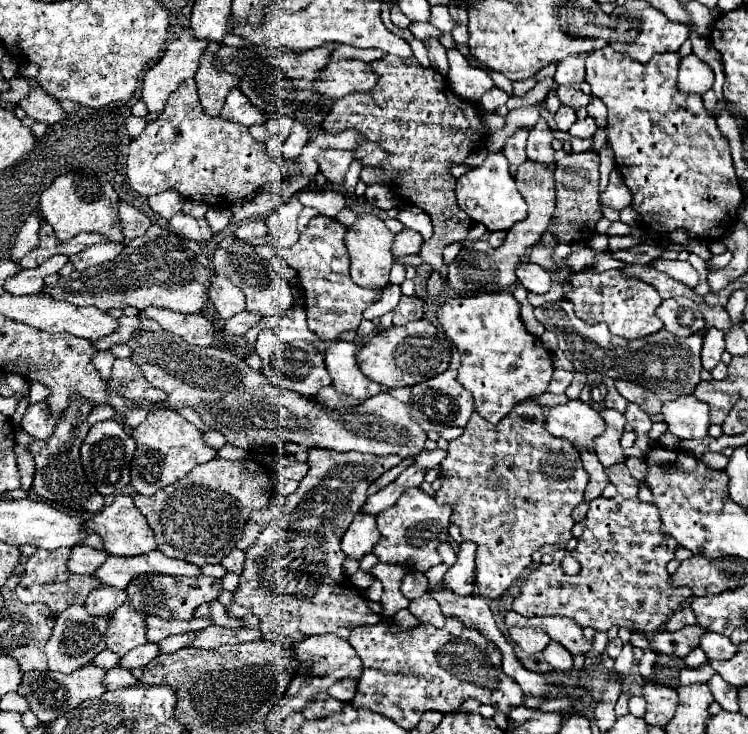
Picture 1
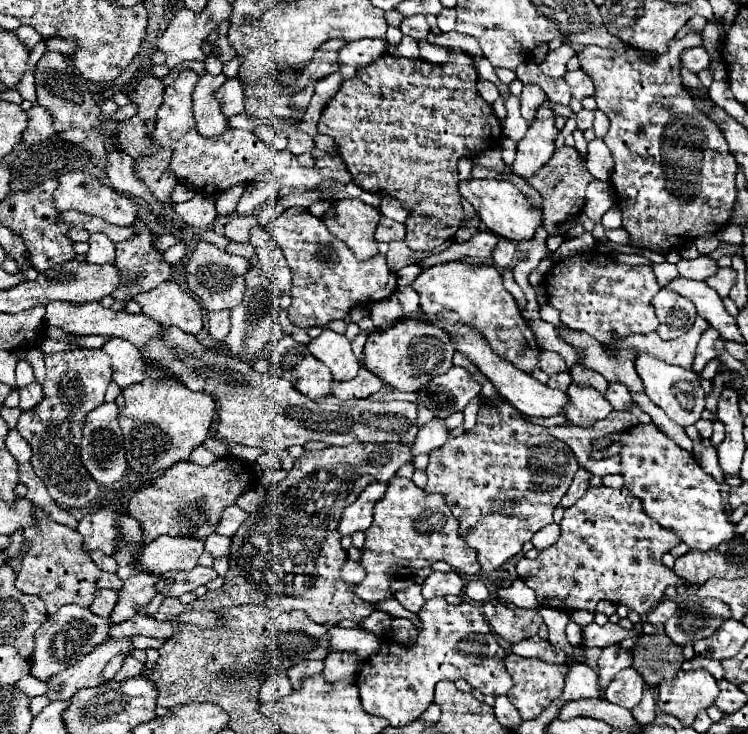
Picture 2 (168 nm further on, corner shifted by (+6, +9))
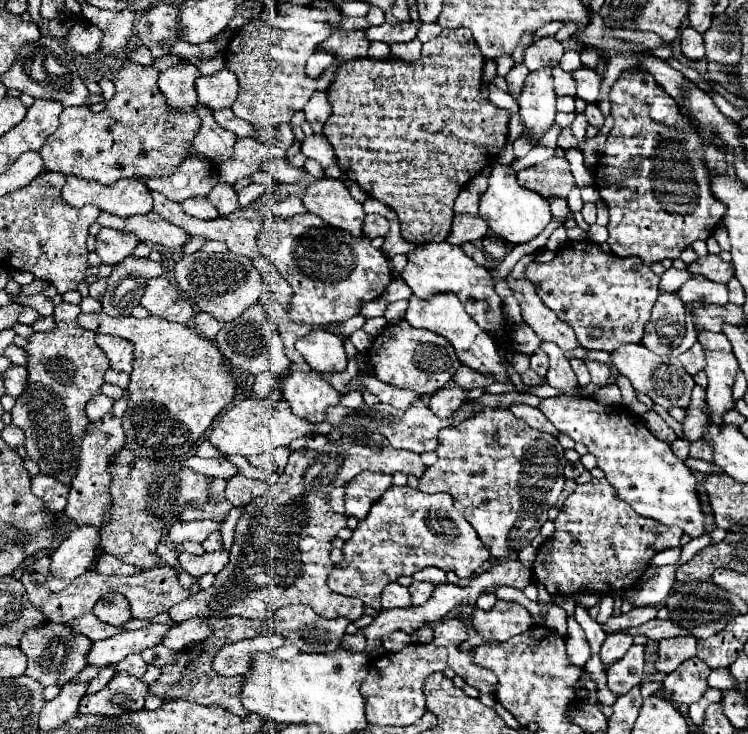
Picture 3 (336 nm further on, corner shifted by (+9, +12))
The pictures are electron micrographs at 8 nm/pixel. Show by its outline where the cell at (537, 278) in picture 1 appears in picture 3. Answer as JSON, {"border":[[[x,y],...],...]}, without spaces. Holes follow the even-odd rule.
{"border":[[[484,238],[482,244],[484,244],[486,256],[490,260],[494,260],[494,262],[500,262],[506,256],[506,252],[508,252],[508,246],[500,238]]]}

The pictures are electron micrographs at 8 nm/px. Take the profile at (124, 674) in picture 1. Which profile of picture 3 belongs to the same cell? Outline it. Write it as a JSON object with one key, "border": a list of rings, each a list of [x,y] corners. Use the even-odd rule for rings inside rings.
{"border":[[[130,654],[122,662],[118,662],[116,670],[118,672],[128,672],[128,674],[132,674],[136,678],[142,678],[144,672],[146,672],[146,662],[142,660],[140,654]]]}

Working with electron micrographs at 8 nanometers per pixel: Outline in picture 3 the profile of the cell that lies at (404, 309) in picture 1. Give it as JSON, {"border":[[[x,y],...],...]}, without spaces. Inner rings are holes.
{"border":[[[378,316],[378,318],[370,318],[370,320],[366,320],[366,324],[362,326],[368,334],[372,334],[372,336],[376,336],[378,332],[382,332],[382,328],[388,324],[388,320],[384,318],[384,316]]]}

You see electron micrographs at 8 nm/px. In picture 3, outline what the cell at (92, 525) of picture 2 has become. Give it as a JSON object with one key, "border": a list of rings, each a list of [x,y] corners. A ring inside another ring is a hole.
{"border":[[[94,526],[76,528],[54,552],[50,564],[48,586],[52,592],[60,592],[74,580],[76,576],[84,574],[94,556],[100,552],[100,530]]]}

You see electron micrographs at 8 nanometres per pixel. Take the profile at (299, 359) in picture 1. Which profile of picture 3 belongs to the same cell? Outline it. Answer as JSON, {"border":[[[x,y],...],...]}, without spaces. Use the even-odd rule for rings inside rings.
{"border":[[[288,370],[282,376],[282,392],[292,412],[310,422],[322,422],[326,408],[340,402],[340,392],[314,370]]]}

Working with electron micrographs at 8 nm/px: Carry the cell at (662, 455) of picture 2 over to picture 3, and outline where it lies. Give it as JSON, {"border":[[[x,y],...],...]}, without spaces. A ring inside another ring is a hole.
{"border":[[[572,396],[544,398],[540,410],[560,432],[588,446],[588,452],[598,458],[598,466],[606,472],[606,480],[616,488],[616,494],[640,516],[658,520],[664,526],[678,526],[690,538],[704,534],[704,512],[696,492],[698,480],[672,452],[668,442],[674,442],[678,436],[654,410],[648,410],[642,422],[642,418],[620,406],[602,406],[590,398]]]}

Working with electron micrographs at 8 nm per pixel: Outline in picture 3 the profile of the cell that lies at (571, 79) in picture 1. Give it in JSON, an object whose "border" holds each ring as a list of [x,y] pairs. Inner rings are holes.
{"border":[[[552,36],[542,38],[536,44],[530,44],[524,54],[524,64],[528,70],[536,68],[556,68],[560,64],[560,58],[564,54],[564,48],[560,42],[556,42]]]}

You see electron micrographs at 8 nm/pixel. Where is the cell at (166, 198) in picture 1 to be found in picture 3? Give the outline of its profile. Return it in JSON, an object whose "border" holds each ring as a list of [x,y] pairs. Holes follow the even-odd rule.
{"border":[[[128,62],[114,76],[116,96],[108,102],[106,110],[94,113],[87,106],[64,108],[58,130],[40,148],[46,170],[74,174],[86,180],[94,178],[102,184],[130,176],[148,180],[174,174],[176,166],[188,154],[186,146],[192,144],[200,118],[194,116],[196,112],[180,114],[170,110],[156,82],[158,70],[154,66]]]}

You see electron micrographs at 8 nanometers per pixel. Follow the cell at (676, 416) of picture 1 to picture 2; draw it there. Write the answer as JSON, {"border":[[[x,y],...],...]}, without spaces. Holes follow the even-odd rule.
{"border":[[[639,353],[635,357],[635,371],[637,371],[637,375],[643,381],[647,397],[657,407],[661,407],[667,413],[669,419],[673,419],[675,423],[679,423],[683,427],[683,425],[693,425],[701,417],[701,411],[683,409],[681,403],[677,401],[677,397],[703,397],[703,389],[699,385],[699,375],[693,375],[693,371],[689,371],[689,369],[683,369],[683,367],[677,367],[677,365],[669,365],[669,363],[661,361],[661,359],[653,357],[653,355],[647,355],[647,353]]]}

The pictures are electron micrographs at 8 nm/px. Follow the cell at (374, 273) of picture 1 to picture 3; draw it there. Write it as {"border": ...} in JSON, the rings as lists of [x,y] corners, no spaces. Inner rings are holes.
{"border":[[[316,180],[306,188],[302,198],[308,212],[320,216],[334,228],[342,228],[352,236],[362,236],[362,220],[366,216],[360,202],[356,202],[342,180]]]}

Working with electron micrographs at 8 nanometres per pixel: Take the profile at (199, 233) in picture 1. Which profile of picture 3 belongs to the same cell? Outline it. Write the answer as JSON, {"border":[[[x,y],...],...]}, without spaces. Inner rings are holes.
{"border":[[[188,198],[182,202],[182,210],[200,220],[214,220],[218,216],[216,208],[206,198]]]}

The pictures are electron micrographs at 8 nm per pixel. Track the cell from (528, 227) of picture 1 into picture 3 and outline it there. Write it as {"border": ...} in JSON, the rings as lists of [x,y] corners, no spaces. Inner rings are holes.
{"border":[[[550,68],[530,72],[520,96],[520,118],[528,134],[520,136],[512,146],[514,154],[528,154],[538,146],[540,138],[550,130],[556,116],[556,92]]]}

